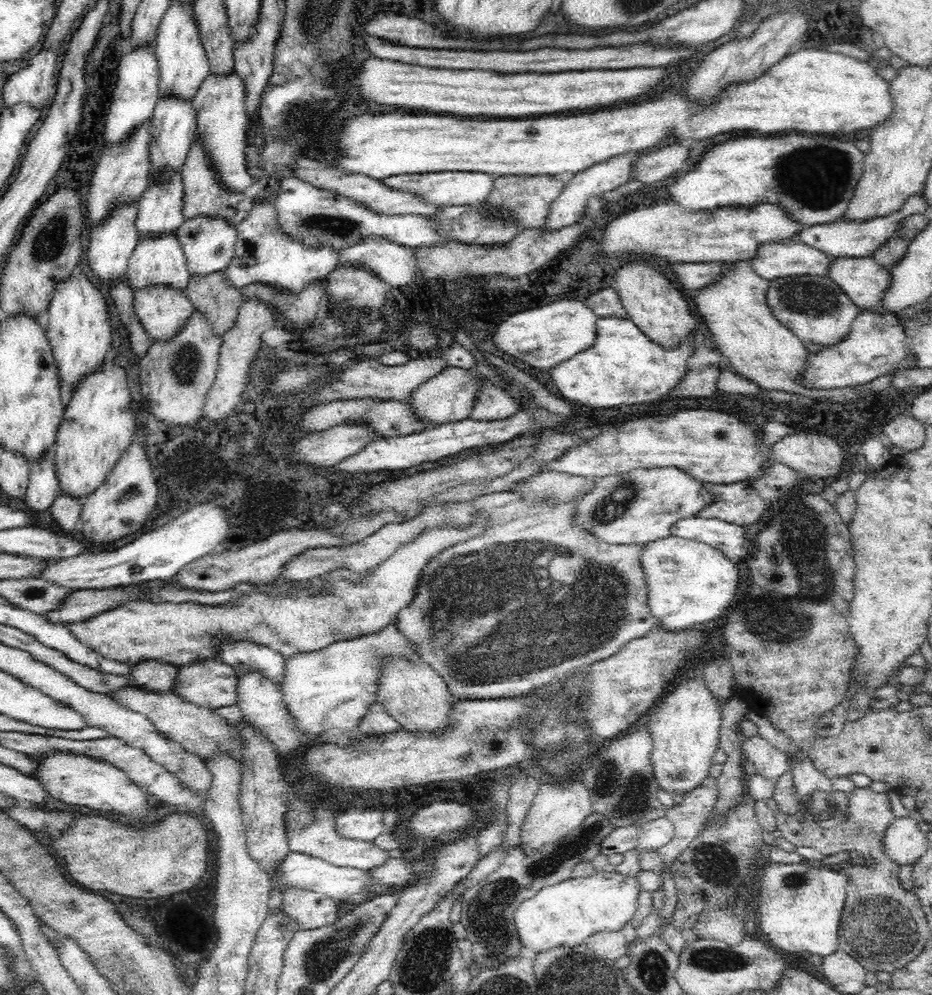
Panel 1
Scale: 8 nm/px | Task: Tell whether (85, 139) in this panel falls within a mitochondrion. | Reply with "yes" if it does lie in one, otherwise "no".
no

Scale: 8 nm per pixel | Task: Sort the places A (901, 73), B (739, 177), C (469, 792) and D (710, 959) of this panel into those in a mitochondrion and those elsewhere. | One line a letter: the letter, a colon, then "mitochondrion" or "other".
A: other
B: other
C: other
D: mitochondrion

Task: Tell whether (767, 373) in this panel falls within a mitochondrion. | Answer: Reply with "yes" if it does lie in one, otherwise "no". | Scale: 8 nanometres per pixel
no

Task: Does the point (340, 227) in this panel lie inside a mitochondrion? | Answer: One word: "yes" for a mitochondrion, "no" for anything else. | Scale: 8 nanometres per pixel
yes

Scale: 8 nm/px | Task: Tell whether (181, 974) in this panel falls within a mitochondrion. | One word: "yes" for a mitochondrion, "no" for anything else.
no

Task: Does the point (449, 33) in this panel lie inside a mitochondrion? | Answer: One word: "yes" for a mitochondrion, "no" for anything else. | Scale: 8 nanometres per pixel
no

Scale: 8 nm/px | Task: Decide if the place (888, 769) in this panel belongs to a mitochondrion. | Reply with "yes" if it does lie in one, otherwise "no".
no

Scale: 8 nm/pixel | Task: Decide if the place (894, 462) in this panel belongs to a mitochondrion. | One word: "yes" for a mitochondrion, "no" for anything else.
no

